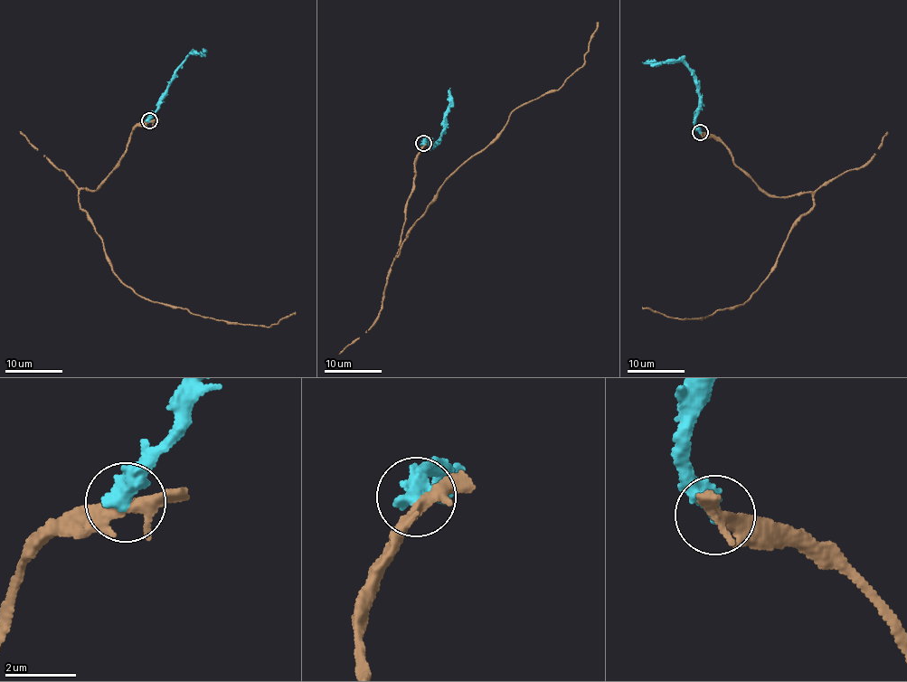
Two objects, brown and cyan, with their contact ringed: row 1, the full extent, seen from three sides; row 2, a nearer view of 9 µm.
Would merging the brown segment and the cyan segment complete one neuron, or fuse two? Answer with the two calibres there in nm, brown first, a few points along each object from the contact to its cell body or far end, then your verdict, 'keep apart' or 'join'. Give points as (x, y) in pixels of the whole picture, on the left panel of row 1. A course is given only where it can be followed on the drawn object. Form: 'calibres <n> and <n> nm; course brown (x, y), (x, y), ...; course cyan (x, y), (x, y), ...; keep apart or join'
calibres 280 and 500 nm; course brown (148, 120), (94, 191), (78, 194), (113, 274), (143, 298), (194, 315), (270, 326), (296, 314); course cyan (148, 120), (174, 72), (190, 54), (207, 50); keep apart

